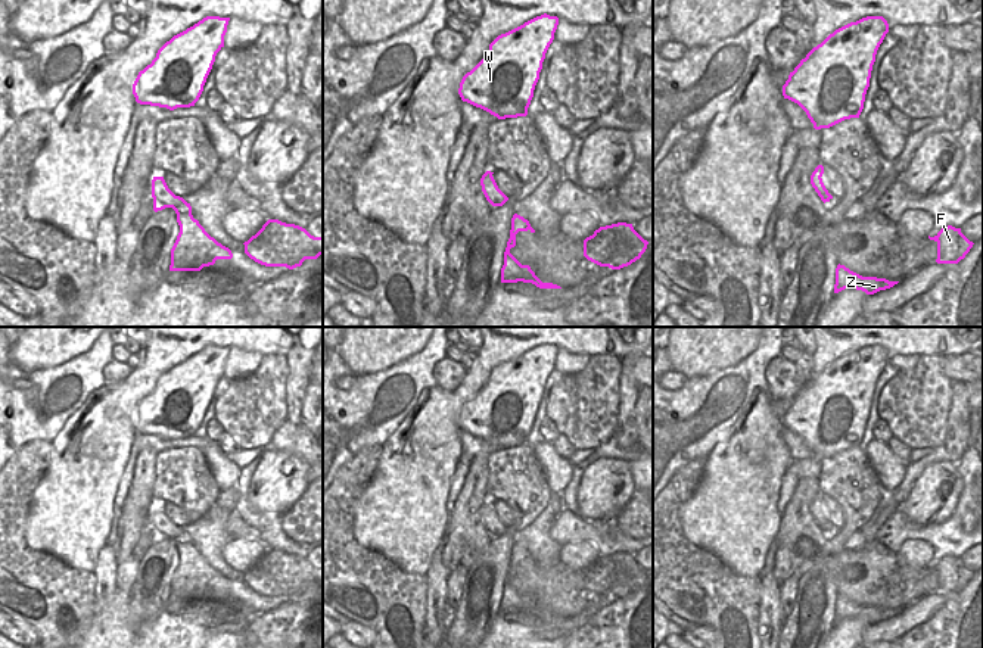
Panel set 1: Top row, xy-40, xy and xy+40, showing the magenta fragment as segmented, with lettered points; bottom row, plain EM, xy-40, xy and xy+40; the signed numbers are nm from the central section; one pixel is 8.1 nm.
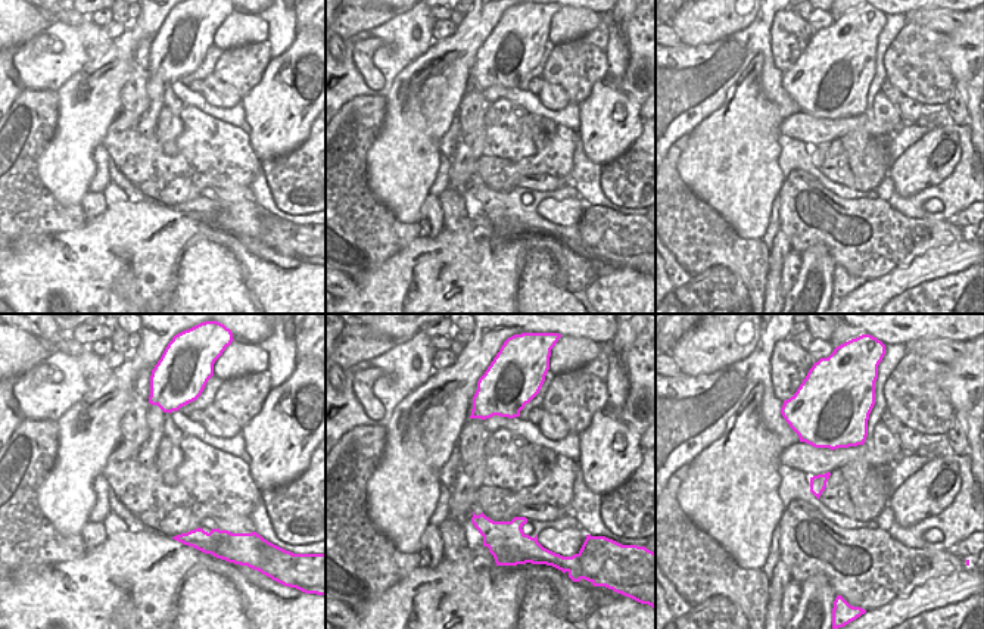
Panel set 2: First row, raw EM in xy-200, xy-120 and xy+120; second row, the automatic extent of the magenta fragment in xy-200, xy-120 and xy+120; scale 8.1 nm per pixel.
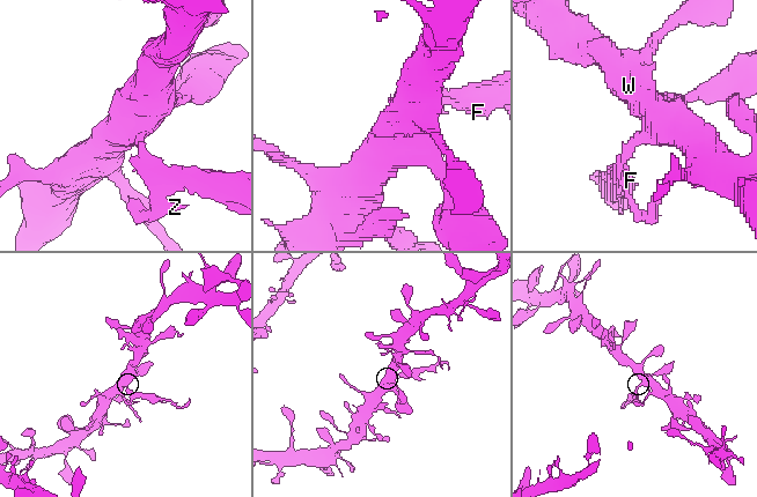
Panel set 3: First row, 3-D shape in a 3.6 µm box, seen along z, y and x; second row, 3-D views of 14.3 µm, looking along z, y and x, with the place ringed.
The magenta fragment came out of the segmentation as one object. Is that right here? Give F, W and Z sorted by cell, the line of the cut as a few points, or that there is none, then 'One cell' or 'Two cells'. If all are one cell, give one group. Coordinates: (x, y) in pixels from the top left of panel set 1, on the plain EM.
Groups: F Z / W. Split along xy (491, 505), (481, 511). Two cells.

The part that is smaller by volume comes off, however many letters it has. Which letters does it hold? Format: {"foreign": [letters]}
{"foreign": ["F", "Z"]}

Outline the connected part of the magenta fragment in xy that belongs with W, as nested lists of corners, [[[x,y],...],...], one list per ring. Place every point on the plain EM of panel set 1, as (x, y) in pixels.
[[[547,343],[498,365],[458,418],[463,432],[498,449],[526,446],[542,392],[559,355]]]

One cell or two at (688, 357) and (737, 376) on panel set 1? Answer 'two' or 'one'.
two

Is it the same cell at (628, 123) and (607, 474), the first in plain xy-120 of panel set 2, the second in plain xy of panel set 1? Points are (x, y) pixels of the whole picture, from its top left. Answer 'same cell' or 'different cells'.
same cell

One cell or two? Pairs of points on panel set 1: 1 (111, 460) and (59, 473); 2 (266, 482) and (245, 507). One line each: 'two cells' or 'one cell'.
1: one cell
2: two cells

